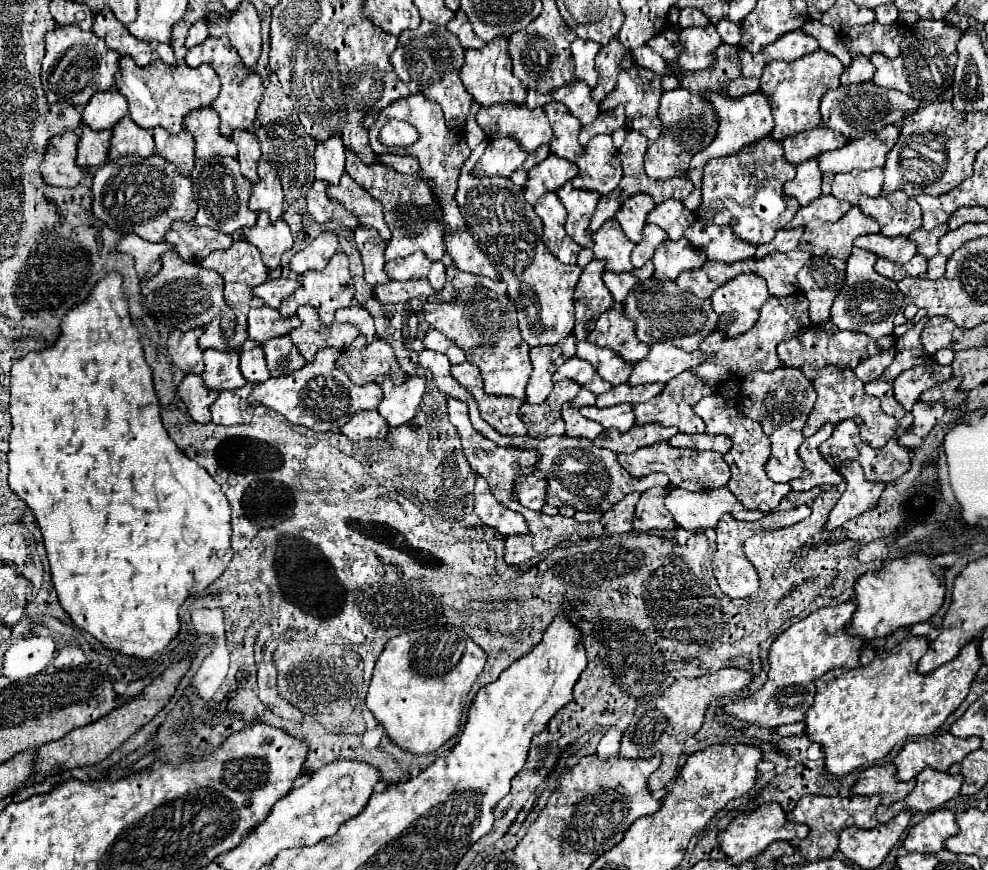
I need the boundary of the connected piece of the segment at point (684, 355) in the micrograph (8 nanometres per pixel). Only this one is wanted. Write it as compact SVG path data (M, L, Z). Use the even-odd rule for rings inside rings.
M666 342L652 344L648 356L642 362L634 364L628 384L630 386L650 384L650 382L666 384L670 378L678 376L680 372L702 364L702 358L706 358L706 354L702 354L700 348L696 352L684 352L682 348Z

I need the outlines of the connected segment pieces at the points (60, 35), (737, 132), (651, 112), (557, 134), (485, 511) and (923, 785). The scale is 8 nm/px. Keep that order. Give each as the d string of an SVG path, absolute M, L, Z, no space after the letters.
M56 26L46 34L46 56L42 60L42 88L50 104L66 102L84 106L96 92L114 88L114 74L118 72L120 54L106 48L104 40L92 30L84 32L78 26Z
M762 90L754 92L754 94L746 94L746 98L730 98L730 96L720 96L720 94L712 94L710 102L718 114L720 120L720 128L716 132L716 138L712 140L710 146L706 146L706 150L694 154L692 162L690 162L690 170L688 176L694 182L694 194L690 194L684 200L684 206L688 210L696 210L700 206L700 180L702 180L702 168L710 158L718 158L718 156L730 156L736 154L744 144L756 142L764 136L770 136L770 130L774 128L774 116L770 114L770 102L766 102L766 94L762 94Z
M632 66L630 70L624 70L618 74L618 84L614 88L612 94L608 94L602 102L600 102L600 108L606 112L606 110L612 110L616 108L618 104L624 104L626 108L626 128L628 130L636 130L640 132L642 136L646 136L650 142L654 142L660 132L662 132L662 126L660 126L660 120L658 120L658 102L660 102L660 94L662 94L662 86L660 86L660 80L662 76L660 74L654 74L642 66Z
M548 102L544 106L544 114L554 130L554 136L550 140L550 154L574 162L576 156L582 154L582 146L578 142L582 124L570 114L570 110L566 110L566 106L562 106L562 102Z
M476 476L476 488L474 488L474 496L476 496L476 514L478 518L498 530L504 538L512 536L512 534L526 534L528 526L524 522L524 518L512 510L508 510L506 506L502 506L490 492L486 480L482 476Z
M926 768L916 776L916 788L902 802L894 806L878 806L878 822L894 818L900 810L938 810L948 800L960 794L964 778L960 774L948 774L934 768Z

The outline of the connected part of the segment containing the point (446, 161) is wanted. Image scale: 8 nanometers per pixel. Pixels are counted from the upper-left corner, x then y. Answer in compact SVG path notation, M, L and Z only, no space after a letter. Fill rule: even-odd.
M410 94L390 106L386 106L380 116L378 116L378 122L374 122L374 126L370 128L370 146L372 150L380 156L384 152L394 152L394 154L410 154L410 156L416 156L418 162L420 162L420 168L422 172L426 174L426 178L432 178L434 180L434 194L440 202L440 208L442 208L442 214L444 214L444 234L454 234L454 232L460 232L460 230L466 230L466 222L460 214L460 208L454 200L454 194L456 194L456 182L458 182L458 174L460 174L460 168L462 164L466 162L466 158L470 156L470 148L466 144L464 138L456 138L444 124L444 114L440 110L440 106L436 102L430 102L424 98L424 94ZM388 120L404 120L408 122L410 126L414 126L418 130L418 140L412 144L412 146L384 146L378 138L380 134L380 128L388 122Z

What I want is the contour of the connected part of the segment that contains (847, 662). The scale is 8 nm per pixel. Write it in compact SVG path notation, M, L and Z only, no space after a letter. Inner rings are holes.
M854 602L828 606L812 612L804 620L792 624L782 636L778 636L768 652L768 682L754 692L752 696L728 702L724 706L724 712L736 720L744 720L748 724L758 724L764 728L776 728L782 724L794 724L802 722L806 716L806 710L814 702L814 678L826 674L834 668L846 668L852 670L858 666L858 654L860 646L864 644L856 636L844 634L844 626L852 618L856 610Z

